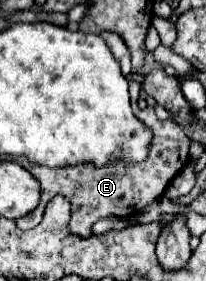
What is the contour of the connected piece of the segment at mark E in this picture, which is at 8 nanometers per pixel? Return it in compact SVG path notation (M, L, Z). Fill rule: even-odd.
M130 82L130 101L134 115L152 131L152 147L148 151L148 159L144 163L108 163L108 167L96 167L94 163L80 163L80 167L64 167L60 171L44 167L44 171L38 171L38 179L42 185L42 199L40 205L28 215L16 221L20 229L34 229L44 215L46 203L54 195L64 195L70 205L72 205L72 219L70 219L70 231L80 237L90 237L90 227L94 221L100 217L130 217L136 213L136 203L138 203L138 213L154 203L162 193L166 191L168 183L182 171L182 167L188 163L188 149L190 149L190 139L186 133L176 127L172 121L160 121L154 115L152 107L138 109L136 101L140 95L141 85L138 82Z

